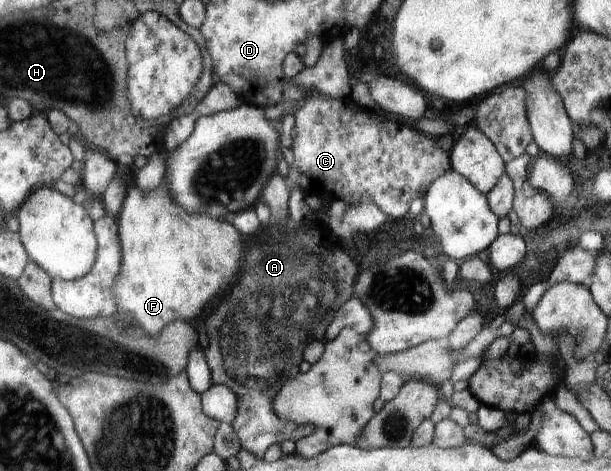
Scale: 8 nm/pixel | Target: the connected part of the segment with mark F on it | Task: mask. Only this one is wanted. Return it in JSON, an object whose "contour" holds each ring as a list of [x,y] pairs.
{"contour":[[[136,184],[132,186],[125,195],[117,223],[123,251],[123,267],[115,286],[116,315],[124,325],[138,324],[151,336],[157,337],[167,323],[176,319],[194,319],[212,299],[212,295],[220,295],[224,287],[228,287],[240,267],[244,245],[240,239],[241,233],[234,229],[230,218],[191,214],[173,198],[166,187],[160,186],[152,192],[144,192]]]}

